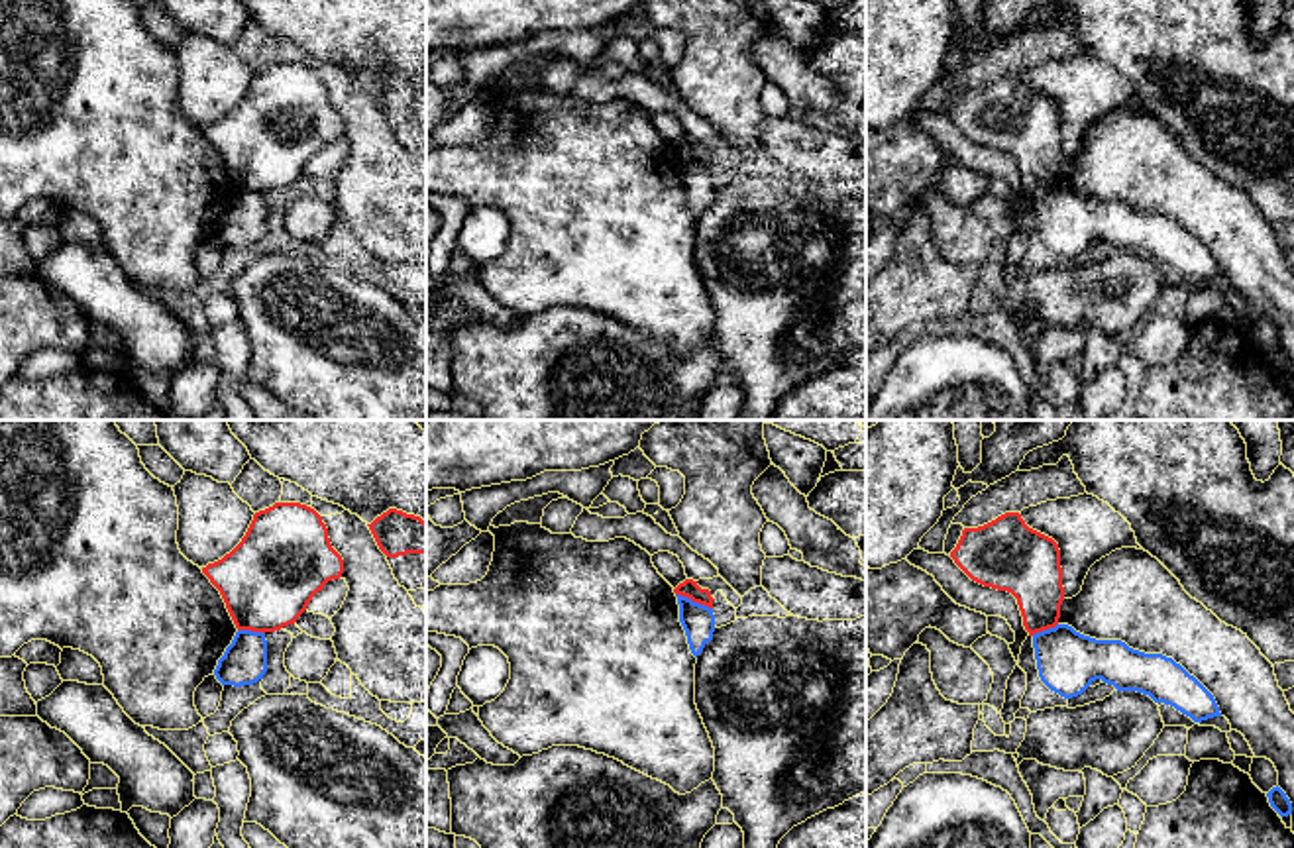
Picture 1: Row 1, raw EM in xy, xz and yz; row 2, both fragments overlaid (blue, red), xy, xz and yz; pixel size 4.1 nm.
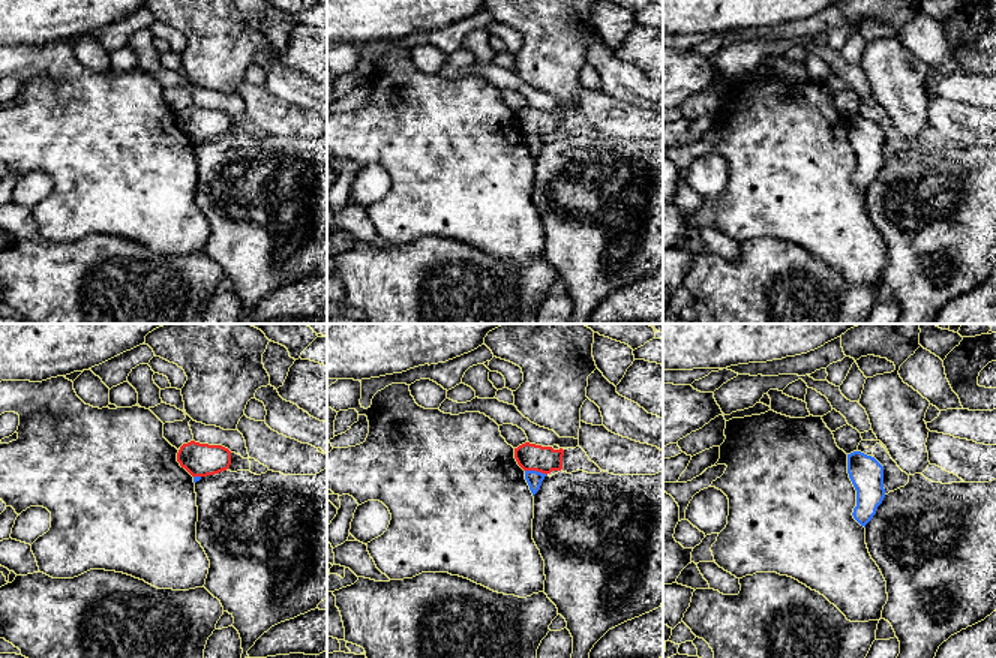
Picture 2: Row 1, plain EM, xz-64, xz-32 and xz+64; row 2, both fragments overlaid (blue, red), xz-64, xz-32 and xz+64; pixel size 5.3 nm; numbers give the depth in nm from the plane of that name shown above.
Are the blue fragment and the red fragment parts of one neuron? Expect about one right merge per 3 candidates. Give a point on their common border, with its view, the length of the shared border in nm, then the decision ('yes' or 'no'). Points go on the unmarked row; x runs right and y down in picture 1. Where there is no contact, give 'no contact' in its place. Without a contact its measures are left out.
xz (692, 161) | 170 nm | no

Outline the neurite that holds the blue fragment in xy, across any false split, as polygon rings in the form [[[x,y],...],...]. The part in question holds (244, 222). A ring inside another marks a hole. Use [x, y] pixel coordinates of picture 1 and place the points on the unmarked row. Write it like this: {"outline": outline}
{"outline": [[[238,190],[214,230],[222,245],[253,245],[267,232],[267,200],[263,192]]]}

